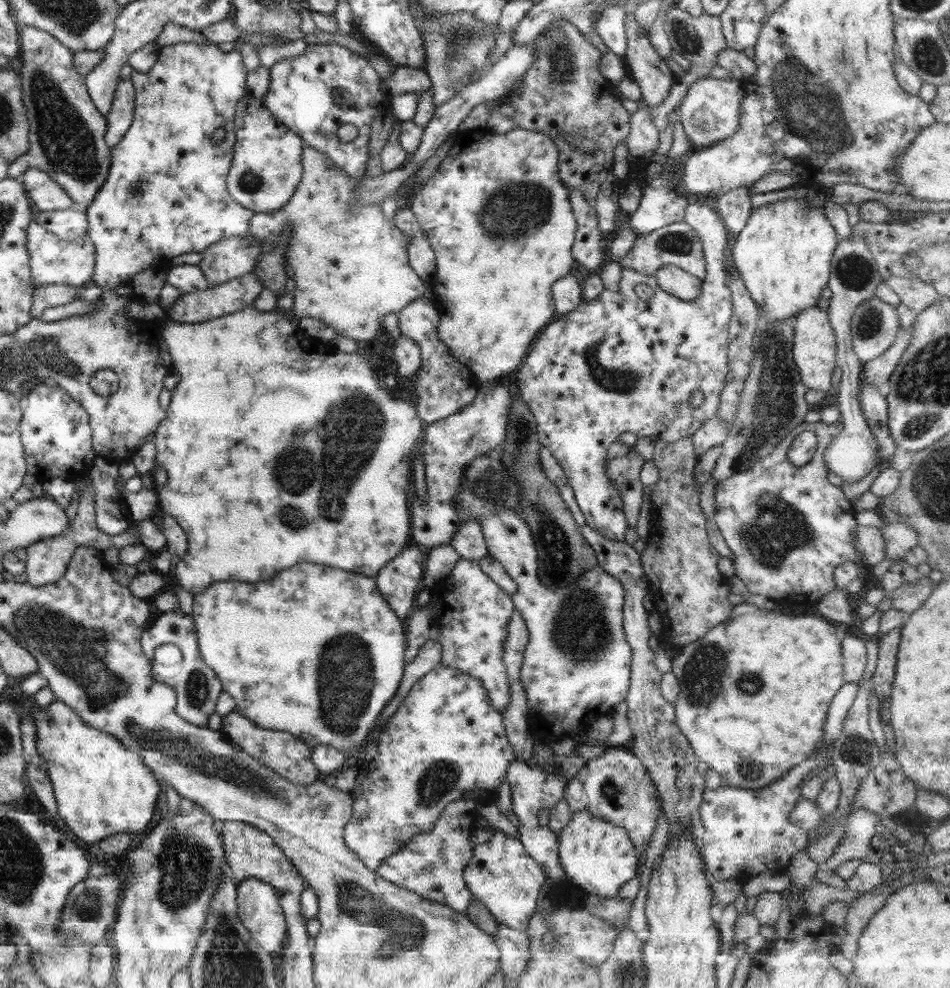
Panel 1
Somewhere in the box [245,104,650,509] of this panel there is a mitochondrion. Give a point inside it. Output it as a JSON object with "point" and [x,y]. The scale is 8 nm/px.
{"point":[514,211]}

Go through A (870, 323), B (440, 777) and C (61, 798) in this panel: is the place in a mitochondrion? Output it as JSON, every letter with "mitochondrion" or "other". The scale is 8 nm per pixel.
{"A":"mitochondrion","B":"mitochondrion","C":"other"}

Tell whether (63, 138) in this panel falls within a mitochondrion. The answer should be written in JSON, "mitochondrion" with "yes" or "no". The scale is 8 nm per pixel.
{"mitochondrion":"yes"}

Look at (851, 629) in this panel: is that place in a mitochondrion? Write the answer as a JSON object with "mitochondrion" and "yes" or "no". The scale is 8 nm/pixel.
{"mitochondrion":"no"}

